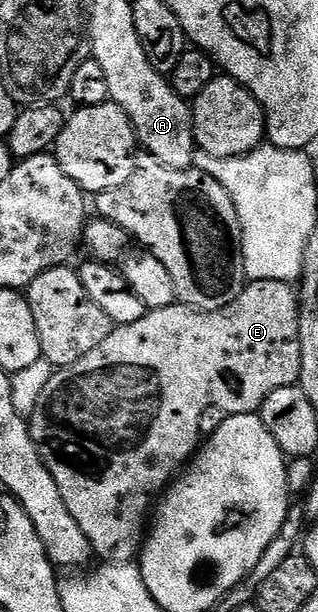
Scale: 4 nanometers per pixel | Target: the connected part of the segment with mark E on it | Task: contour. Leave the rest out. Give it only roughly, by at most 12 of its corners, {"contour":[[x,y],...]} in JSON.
{"contour":[[297,291],[115,327],[28,430],[97,559],[132,562],[206,408],[301,367]]}

